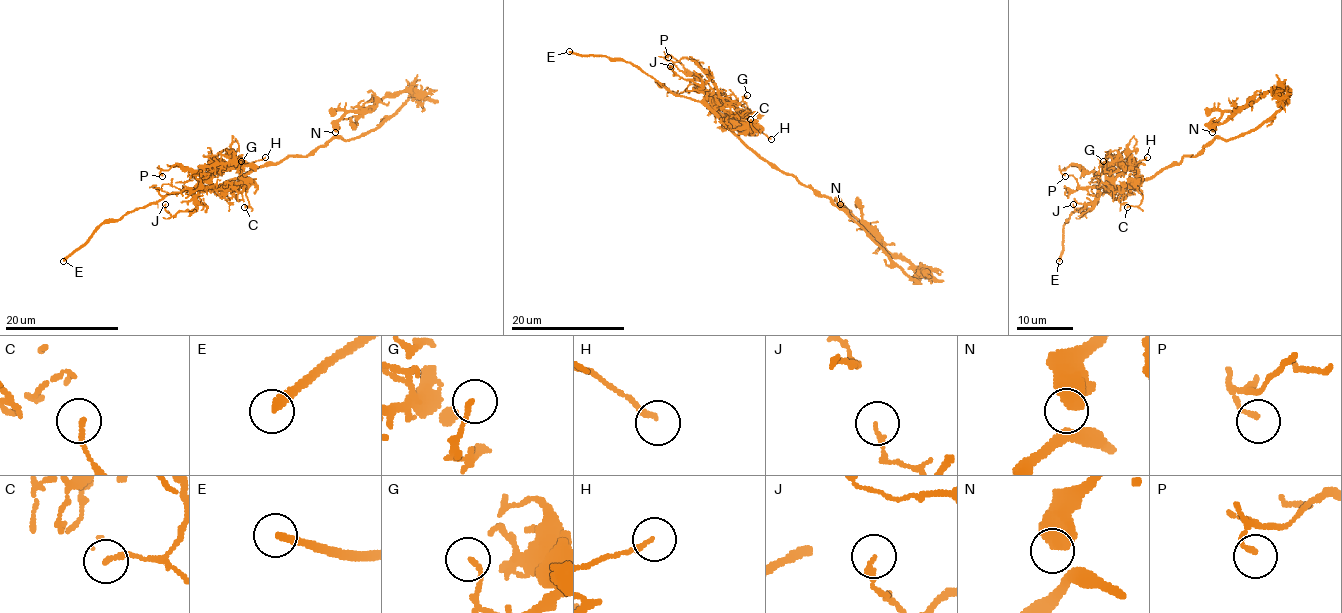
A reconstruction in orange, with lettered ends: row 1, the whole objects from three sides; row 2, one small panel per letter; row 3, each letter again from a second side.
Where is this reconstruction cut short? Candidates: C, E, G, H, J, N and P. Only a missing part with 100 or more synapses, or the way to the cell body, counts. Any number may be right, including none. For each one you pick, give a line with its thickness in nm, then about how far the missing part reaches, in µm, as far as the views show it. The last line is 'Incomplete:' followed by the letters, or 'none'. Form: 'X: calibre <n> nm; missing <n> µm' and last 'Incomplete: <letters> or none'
E: calibre 280 nm; missing 25 µm
Incomplete: E

